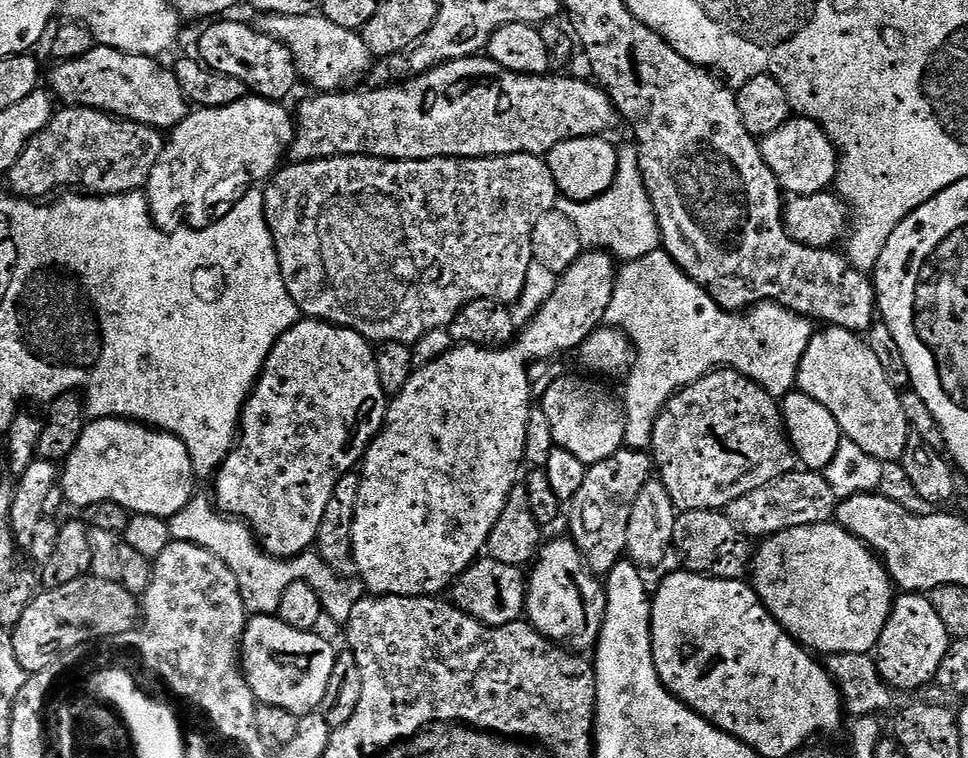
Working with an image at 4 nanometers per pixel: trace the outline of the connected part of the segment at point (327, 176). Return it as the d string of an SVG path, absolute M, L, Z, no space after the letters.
M515 152L509 156L481 156L479 158L443 156L433 160L383 160L380 156L331 156L325 160L301 160L299 162L285 163L283 167L273 172L267 183L263 185L262 191L264 194L264 217L268 223L270 234L274 238L274 246L278 254L282 278L286 282L286 290L290 294L290 298L294 298L294 302L300 307L301 313L305 317L314 320L327 320L329 324L338 324L341 328L354 330L365 340L375 342L377 345L382 345L386 342L402 342L409 346L415 344L418 338L422 338L422 334L426 334L430 330L447 328L452 323L453 318L470 302L475 300L496 300L499 304L511 306L518 298L518 294L522 294L522 286L526 283L526 270L530 270L530 266L534 262L532 259L534 226L538 226L538 218L542 218L542 214L555 209L558 199L554 174L550 174L550 166L547 159L543 155L531 156L529 152Z

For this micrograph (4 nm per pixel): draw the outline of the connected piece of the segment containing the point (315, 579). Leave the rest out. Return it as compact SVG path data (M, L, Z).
M255 535L250 538L214 538L204 540L200 545L206 550L210 550L210 554L222 558L222 562L226 562L226 566L230 566L234 578L238 578L242 602L249 613L276 614L286 588L292 582L306 582L320 596L327 619L332 619L340 626L347 625L354 596L348 593L348 588L344 585L347 583L320 561L319 555L305 554L291 558L269 556L260 547Z

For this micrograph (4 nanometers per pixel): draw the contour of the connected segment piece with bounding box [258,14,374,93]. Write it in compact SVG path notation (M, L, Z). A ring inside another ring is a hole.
M322 14L302 18L261 15L259 20L260 31L288 47L296 63L299 79L303 83L305 80L306 83L313 84L321 93L343 89L347 80L360 75L363 77L373 63L374 57L368 51L360 32L342 30L342 26L334 26L334 22L330 22Z

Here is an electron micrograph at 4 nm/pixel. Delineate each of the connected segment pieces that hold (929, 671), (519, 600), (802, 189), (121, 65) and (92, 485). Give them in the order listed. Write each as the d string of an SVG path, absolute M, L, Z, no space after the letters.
M900 594L895 597L892 613L876 643L874 659L881 678L891 688L900 694L915 694L935 681L949 643L946 626L942 626L942 618L938 618L931 599L924 594Z
M477 559L461 576L456 577L450 589L450 600L466 614L492 628L512 624L526 612L528 582L525 569L506 566L506 562L497 560Z
M793 118L774 134L759 141L760 153L775 174L781 189L792 196L809 196L831 189L836 182L838 149L821 124L807 118Z
M94 46L82 58L57 63L56 69L49 76L47 73L46 84L49 84L47 87L51 95L57 101L64 100L60 102L65 105L97 108L100 112L109 112L110 115L119 116L122 120L133 120L151 128L171 130L188 117L190 105L184 97L182 86L178 86L175 71L171 67L163 68L160 63L159 59L151 56L135 56L113 48Z
M114 418L89 421L64 467L60 485L65 501L77 508L112 501L130 514L154 514L169 520L190 504L196 494L193 461L185 444L168 432L136 421Z

